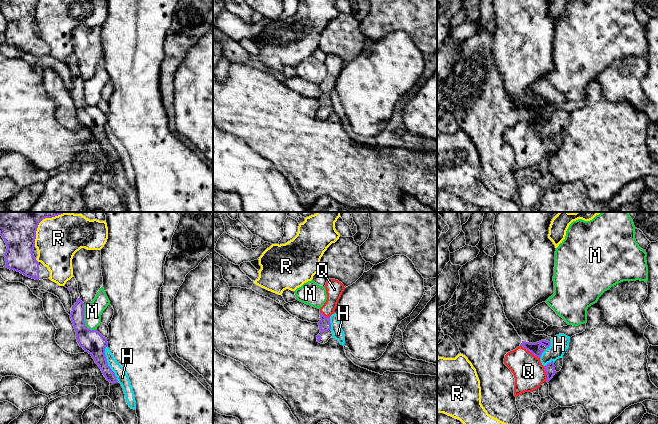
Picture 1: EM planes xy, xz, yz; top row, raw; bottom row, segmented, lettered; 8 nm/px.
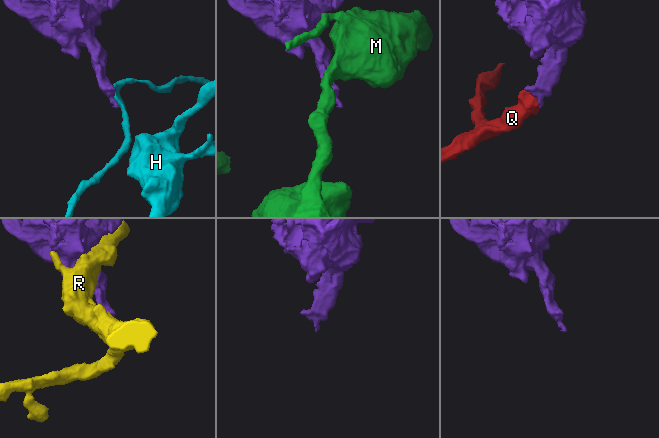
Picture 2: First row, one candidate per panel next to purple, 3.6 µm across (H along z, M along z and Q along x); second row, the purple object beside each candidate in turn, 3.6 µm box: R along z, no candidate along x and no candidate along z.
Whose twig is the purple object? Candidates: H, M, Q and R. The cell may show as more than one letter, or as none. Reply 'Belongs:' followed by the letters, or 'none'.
Belongs: Q

